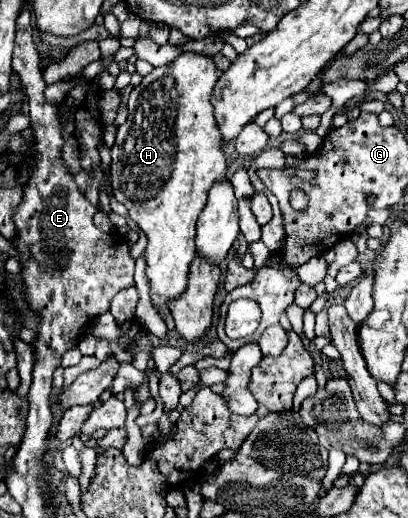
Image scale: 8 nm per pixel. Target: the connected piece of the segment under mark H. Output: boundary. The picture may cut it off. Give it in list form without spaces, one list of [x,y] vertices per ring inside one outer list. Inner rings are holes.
[[[182,53],[180,57],[174,59],[172,65],[164,65],[164,67],[152,69],[152,73],[146,75],[142,79],[142,83],[132,89],[130,99],[128,99],[128,119],[118,127],[116,143],[112,147],[112,165],[110,165],[112,193],[128,209],[128,215],[138,223],[138,227],[148,237],[148,247],[146,247],[146,263],[148,263],[148,269],[146,269],[146,273],[148,273],[148,279],[150,279],[150,285],[152,285],[152,291],[150,291],[152,293],[152,305],[156,309],[162,307],[162,305],[168,305],[168,301],[172,297],[178,297],[186,289],[188,269],[190,269],[192,259],[196,257],[194,237],[196,237],[196,221],[198,221],[198,215],[200,215],[200,211],[206,205],[206,197],[208,197],[208,191],[210,191],[212,183],[226,179],[226,159],[224,159],[224,153],[222,153],[222,139],[220,139],[218,125],[214,121],[214,107],[210,103],[210,95],[212,95],[212,89],[216,85],[216,79],[218,79],[218,71],[216,71],[216,65],[212,63],[212,59],[206,57],[206,55],[198,55],[198,53]]]

